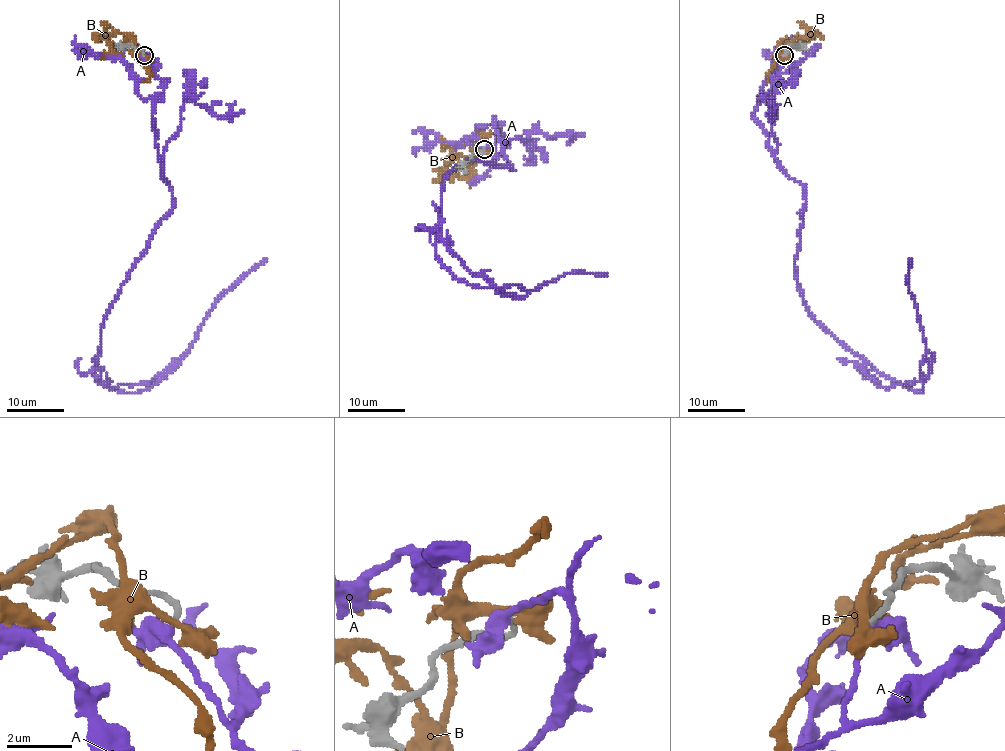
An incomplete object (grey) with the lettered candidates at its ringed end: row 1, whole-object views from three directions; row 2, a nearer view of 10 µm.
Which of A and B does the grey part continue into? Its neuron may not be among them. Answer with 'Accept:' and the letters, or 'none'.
Accept: A

